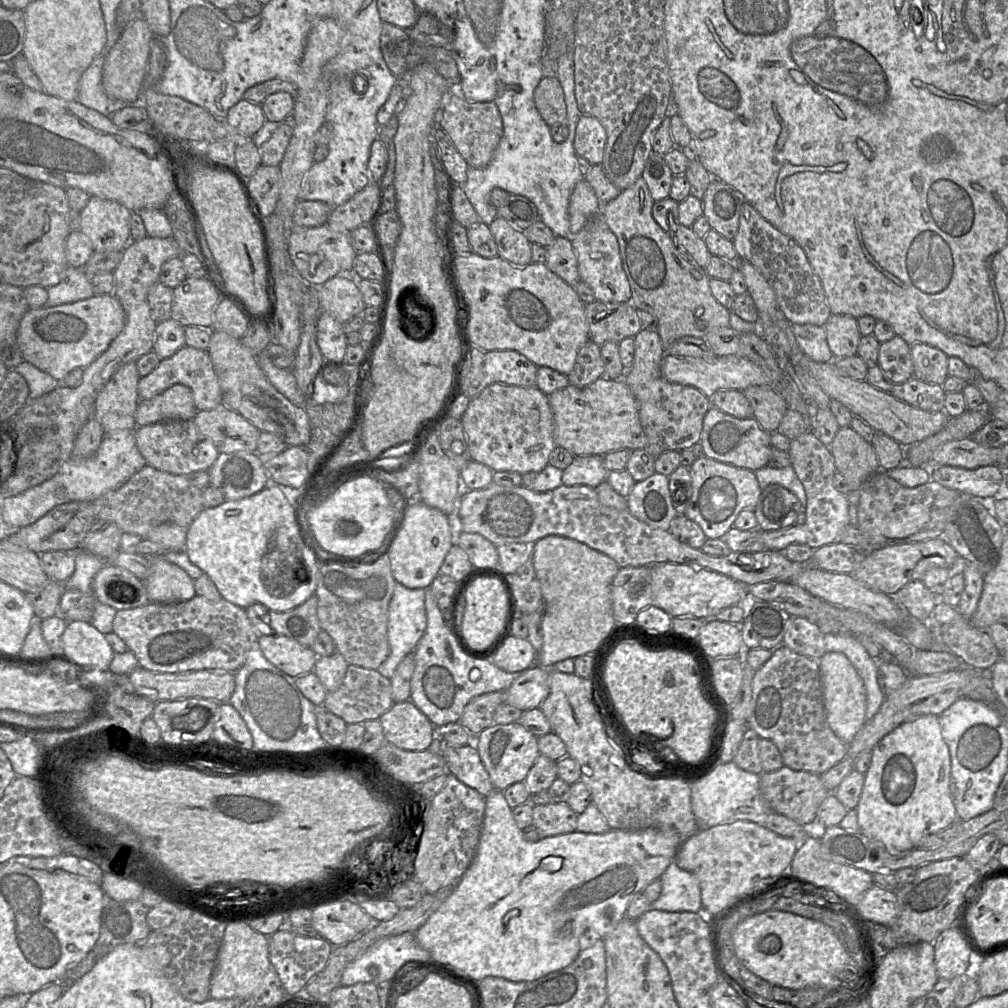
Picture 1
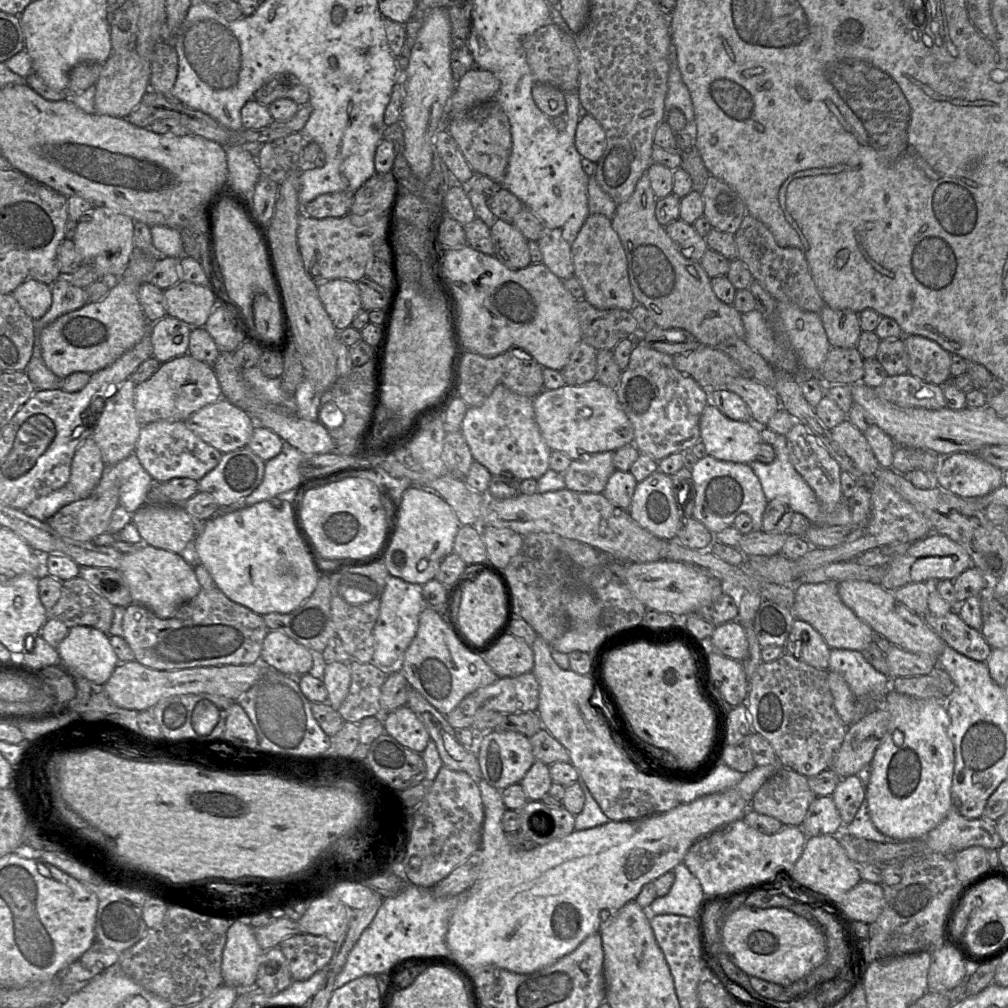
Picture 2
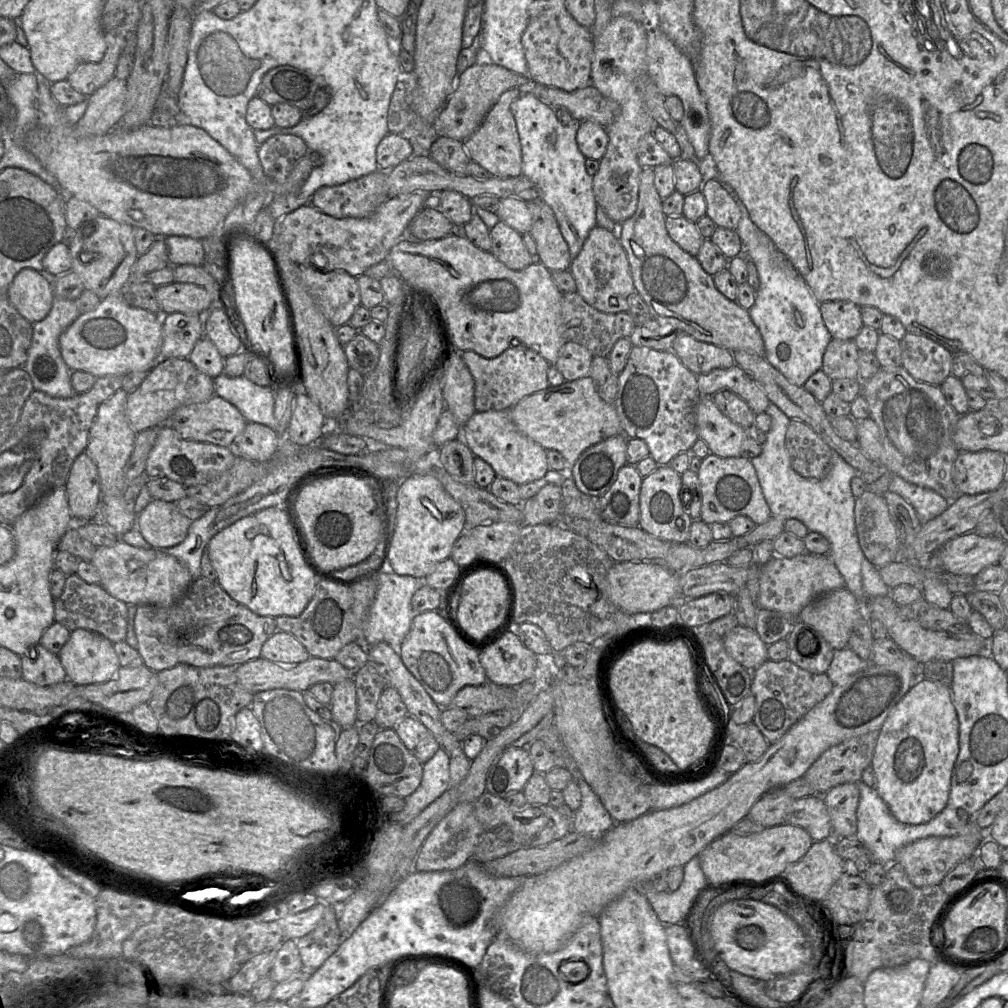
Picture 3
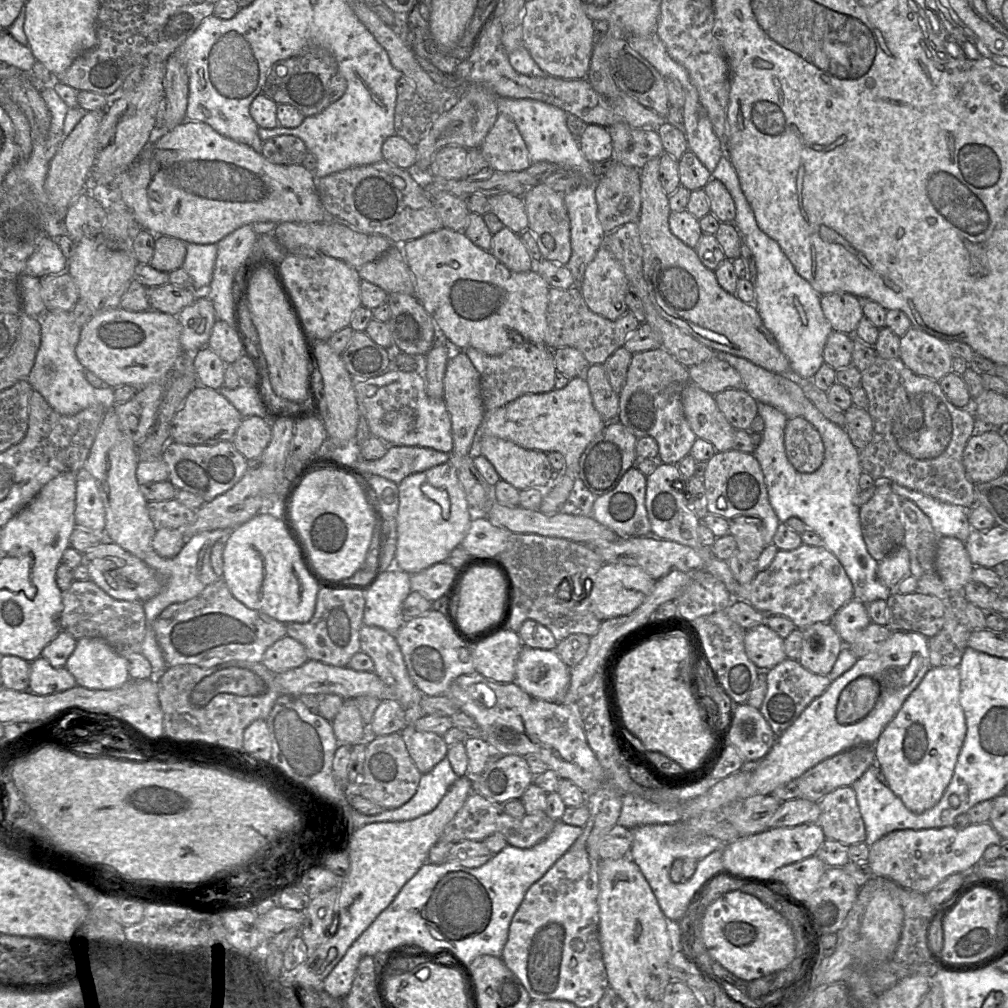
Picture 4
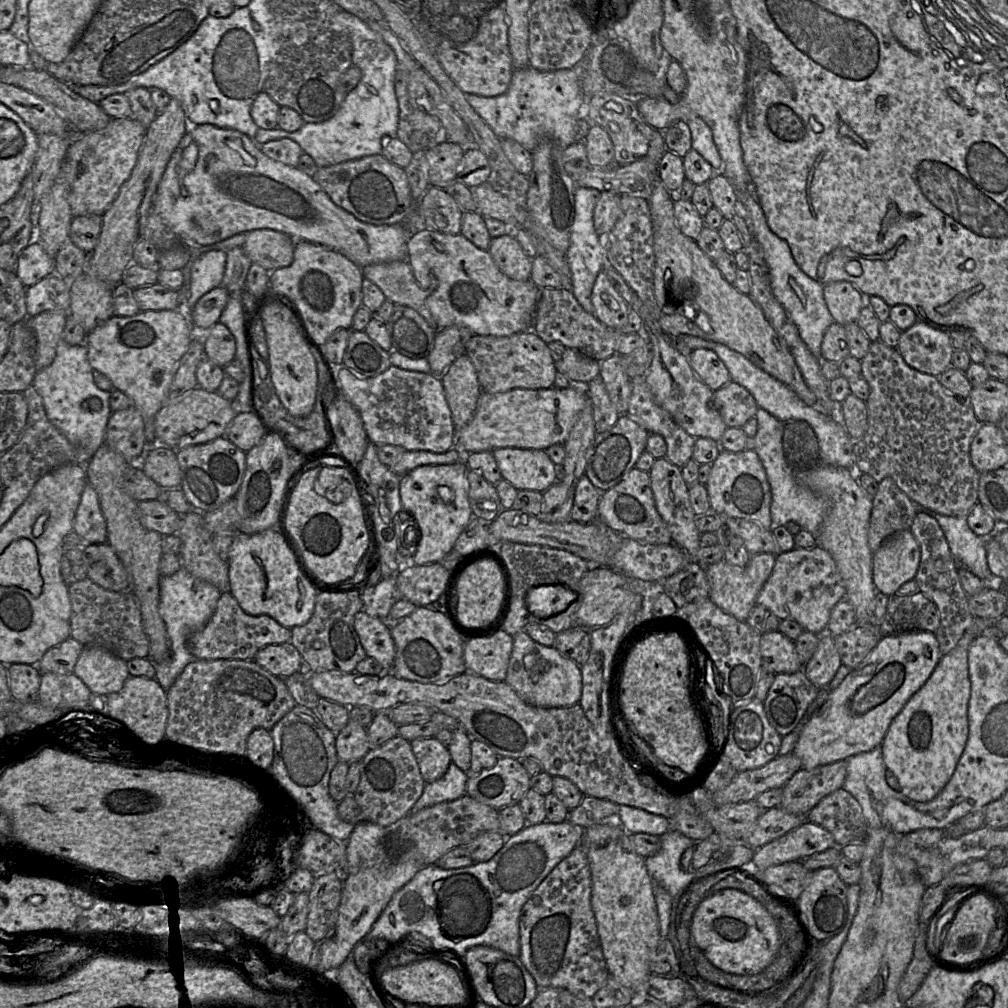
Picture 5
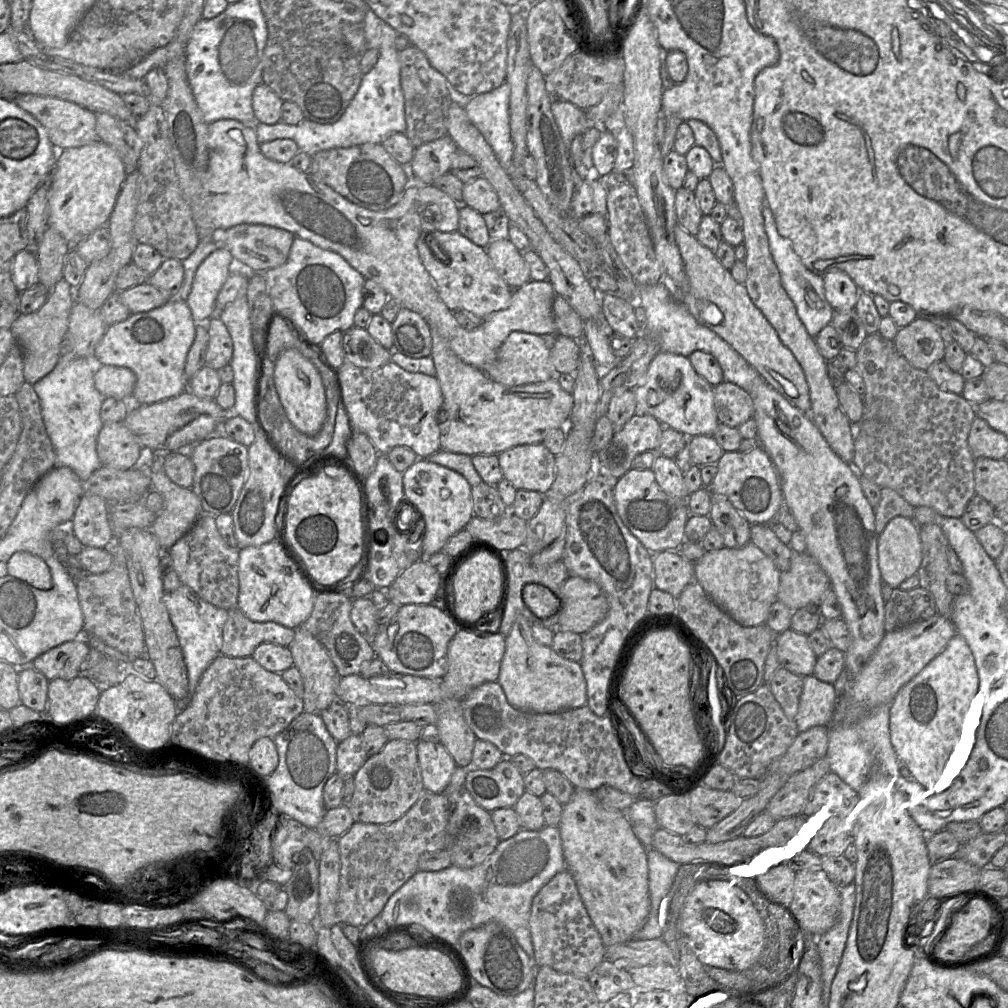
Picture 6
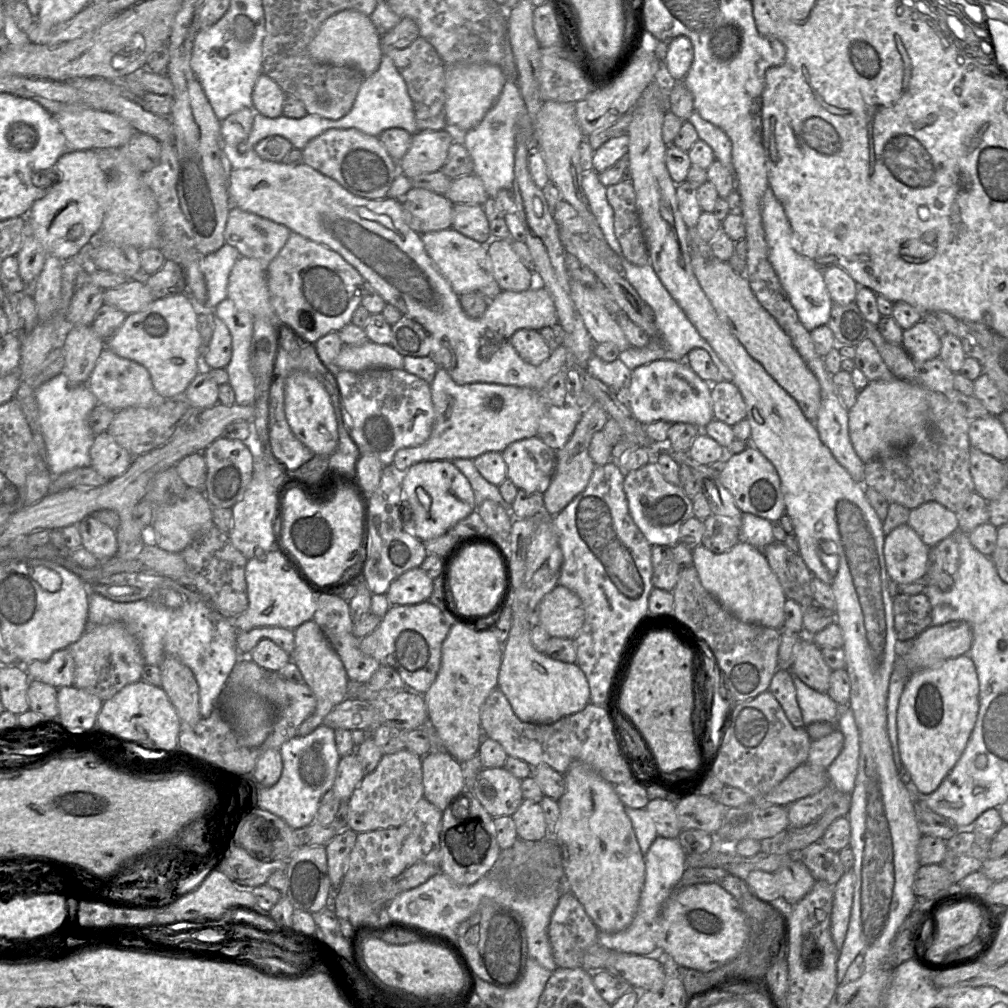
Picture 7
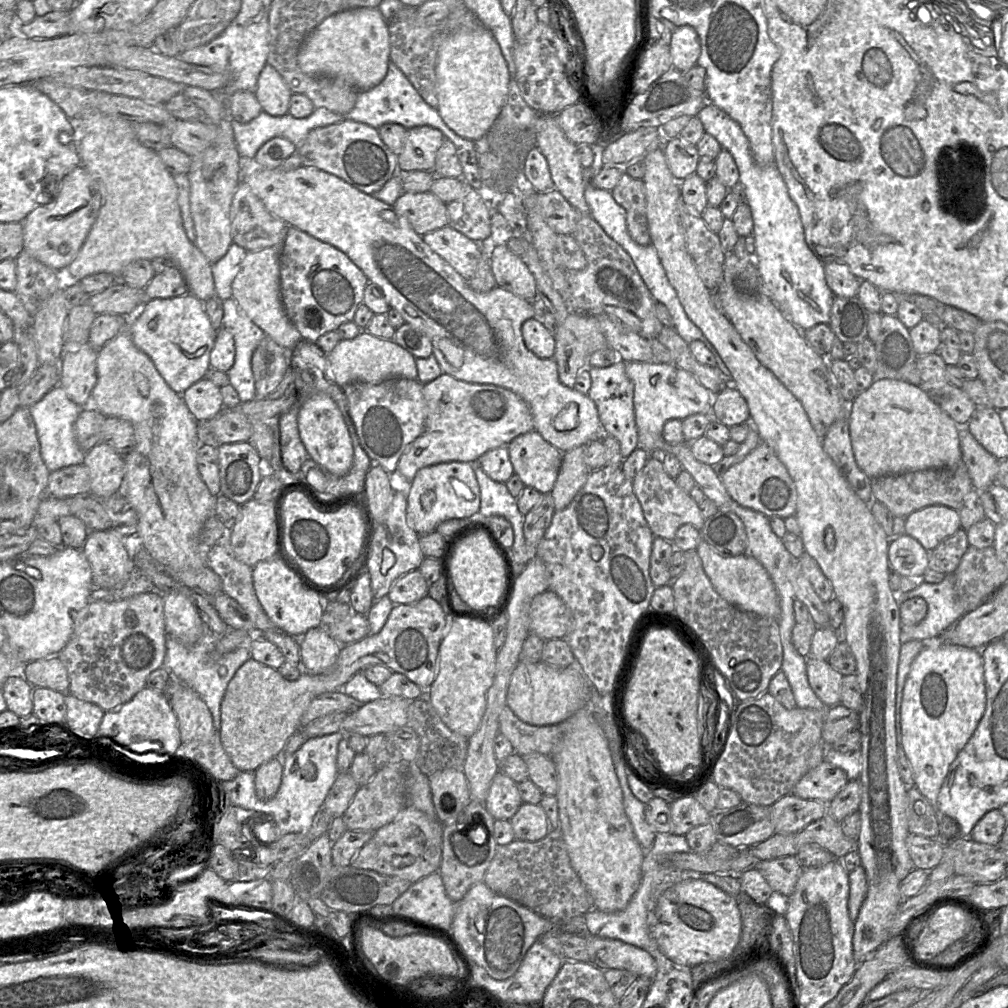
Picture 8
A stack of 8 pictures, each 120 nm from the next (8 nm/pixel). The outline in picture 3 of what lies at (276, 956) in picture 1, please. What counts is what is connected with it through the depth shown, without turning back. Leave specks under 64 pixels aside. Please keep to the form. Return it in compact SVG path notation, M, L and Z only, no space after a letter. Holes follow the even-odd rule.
M327 905L317 926L308 934L295 938L304 971L318 969L345 941L338 928L338 906Z

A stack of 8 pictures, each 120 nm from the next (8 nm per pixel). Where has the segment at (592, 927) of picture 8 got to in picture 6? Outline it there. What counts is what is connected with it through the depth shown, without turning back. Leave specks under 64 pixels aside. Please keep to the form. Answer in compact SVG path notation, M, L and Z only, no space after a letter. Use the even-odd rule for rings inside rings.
M647 849L650 914L635 939L661 940L664 932L671 889L679 871L679 865L655 849Z

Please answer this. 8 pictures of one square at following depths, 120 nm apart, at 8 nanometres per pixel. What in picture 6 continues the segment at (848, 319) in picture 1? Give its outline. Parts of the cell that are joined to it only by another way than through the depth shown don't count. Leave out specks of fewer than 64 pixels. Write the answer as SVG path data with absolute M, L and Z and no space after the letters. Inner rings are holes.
M829 272L822 279L826 300L834 311L855 308L860 290L847 274Z

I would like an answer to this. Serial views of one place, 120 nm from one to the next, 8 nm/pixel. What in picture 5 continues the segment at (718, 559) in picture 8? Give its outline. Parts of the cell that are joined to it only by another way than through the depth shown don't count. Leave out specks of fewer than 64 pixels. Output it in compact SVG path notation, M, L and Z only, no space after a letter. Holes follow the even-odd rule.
M771 553L753 555L744 567L731 565L724 559L704 567L710 587L709 599L738 621L746 622L749 612L757 605L758 594L773 571L776 556Z

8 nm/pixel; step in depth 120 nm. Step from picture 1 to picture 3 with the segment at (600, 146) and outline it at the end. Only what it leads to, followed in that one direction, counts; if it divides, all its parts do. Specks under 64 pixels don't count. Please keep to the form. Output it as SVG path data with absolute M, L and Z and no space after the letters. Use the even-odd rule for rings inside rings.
M581 121L576 141L581 153L600 161L606 153L609 137L606 128L593 121Z

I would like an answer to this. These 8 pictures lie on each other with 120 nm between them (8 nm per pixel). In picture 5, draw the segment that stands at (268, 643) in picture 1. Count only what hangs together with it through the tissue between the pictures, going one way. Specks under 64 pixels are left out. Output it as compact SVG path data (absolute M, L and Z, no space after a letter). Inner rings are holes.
M290 641L261 648L256 653L254 661L272 675L283 679L305 670L299 651Z

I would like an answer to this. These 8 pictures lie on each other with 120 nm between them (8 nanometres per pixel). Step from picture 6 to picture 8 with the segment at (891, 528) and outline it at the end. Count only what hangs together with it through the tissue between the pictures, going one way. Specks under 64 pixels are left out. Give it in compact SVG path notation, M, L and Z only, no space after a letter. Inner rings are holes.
M907 534L890 539L888 560L891 571L916 579L921 579L931 566L930 552Z

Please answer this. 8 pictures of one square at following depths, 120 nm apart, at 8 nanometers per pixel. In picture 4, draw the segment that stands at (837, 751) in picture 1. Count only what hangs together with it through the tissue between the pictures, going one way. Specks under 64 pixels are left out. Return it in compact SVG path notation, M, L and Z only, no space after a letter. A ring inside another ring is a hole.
M789 658L763 672L766 674L767 689L759 711L776 737L791 726L803 710L831 684L826 675L814 674L802 667L798 660Z

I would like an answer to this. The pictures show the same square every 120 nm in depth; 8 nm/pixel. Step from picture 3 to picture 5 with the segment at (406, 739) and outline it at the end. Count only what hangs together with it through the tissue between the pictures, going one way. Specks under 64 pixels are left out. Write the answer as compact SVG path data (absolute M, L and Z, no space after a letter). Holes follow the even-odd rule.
M417 738L410 745L425 783L434 782L446 773L451 756L448 747L437 738Z

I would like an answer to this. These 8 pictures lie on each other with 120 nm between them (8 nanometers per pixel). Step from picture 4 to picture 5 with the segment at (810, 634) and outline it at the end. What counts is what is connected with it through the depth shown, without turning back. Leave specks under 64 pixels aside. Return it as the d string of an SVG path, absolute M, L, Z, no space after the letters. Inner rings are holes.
M828 632L820 635L815 653L803 667L808 679L818 688L826 688L842 664L834 637Z

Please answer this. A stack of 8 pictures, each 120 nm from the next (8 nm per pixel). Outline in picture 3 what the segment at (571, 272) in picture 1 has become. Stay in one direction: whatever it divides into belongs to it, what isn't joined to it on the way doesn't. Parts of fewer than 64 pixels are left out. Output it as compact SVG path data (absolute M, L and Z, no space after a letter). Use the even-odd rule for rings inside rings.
M542 200L530 202L529 205L532 211L530 233L536 242L540 263L551 272L569 270L573 258L553 210Z

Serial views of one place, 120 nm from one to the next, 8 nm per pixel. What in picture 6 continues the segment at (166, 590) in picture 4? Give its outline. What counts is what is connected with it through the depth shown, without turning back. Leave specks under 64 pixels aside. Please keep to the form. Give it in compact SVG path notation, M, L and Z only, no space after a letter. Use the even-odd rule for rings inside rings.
M183 584L173 592L164 593L162 601L176 631L187 668L188 693L181 699L175 699L179 713L189 705L203 672L220 654L222 632L228 611L203 600L192 589Z

